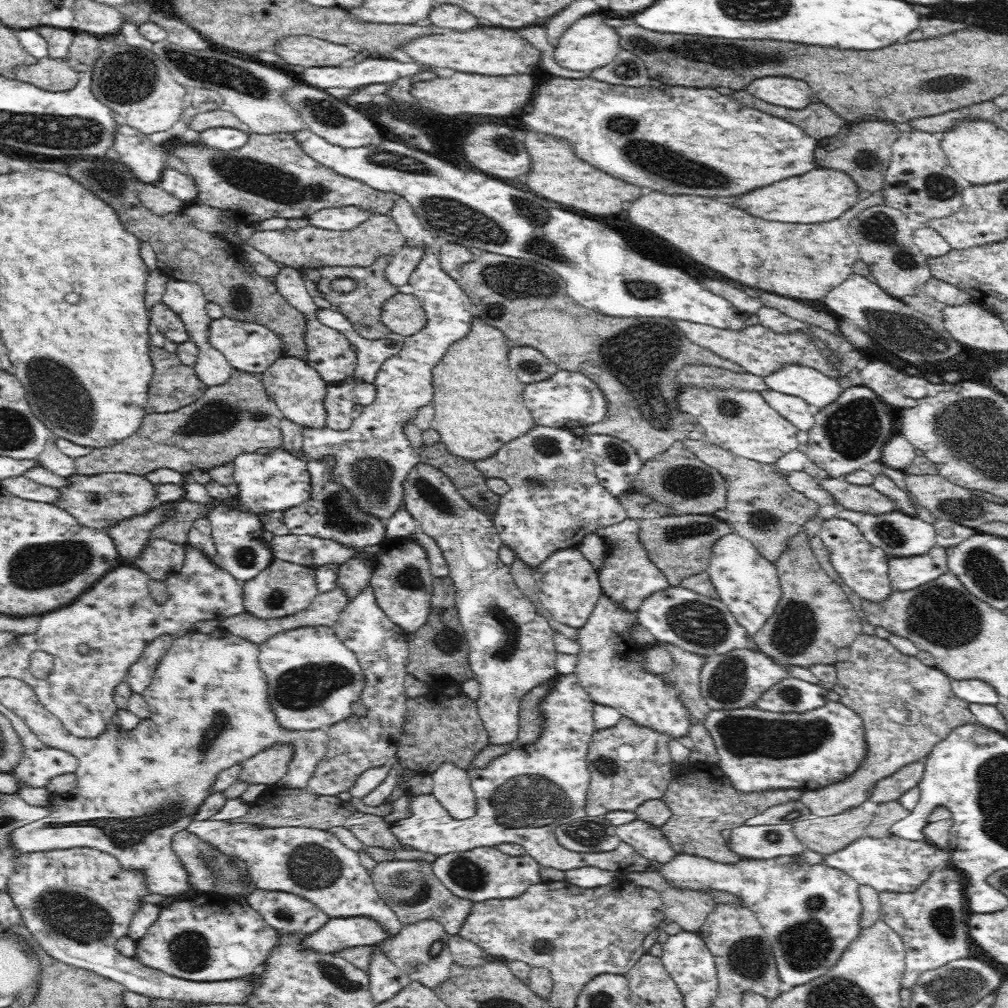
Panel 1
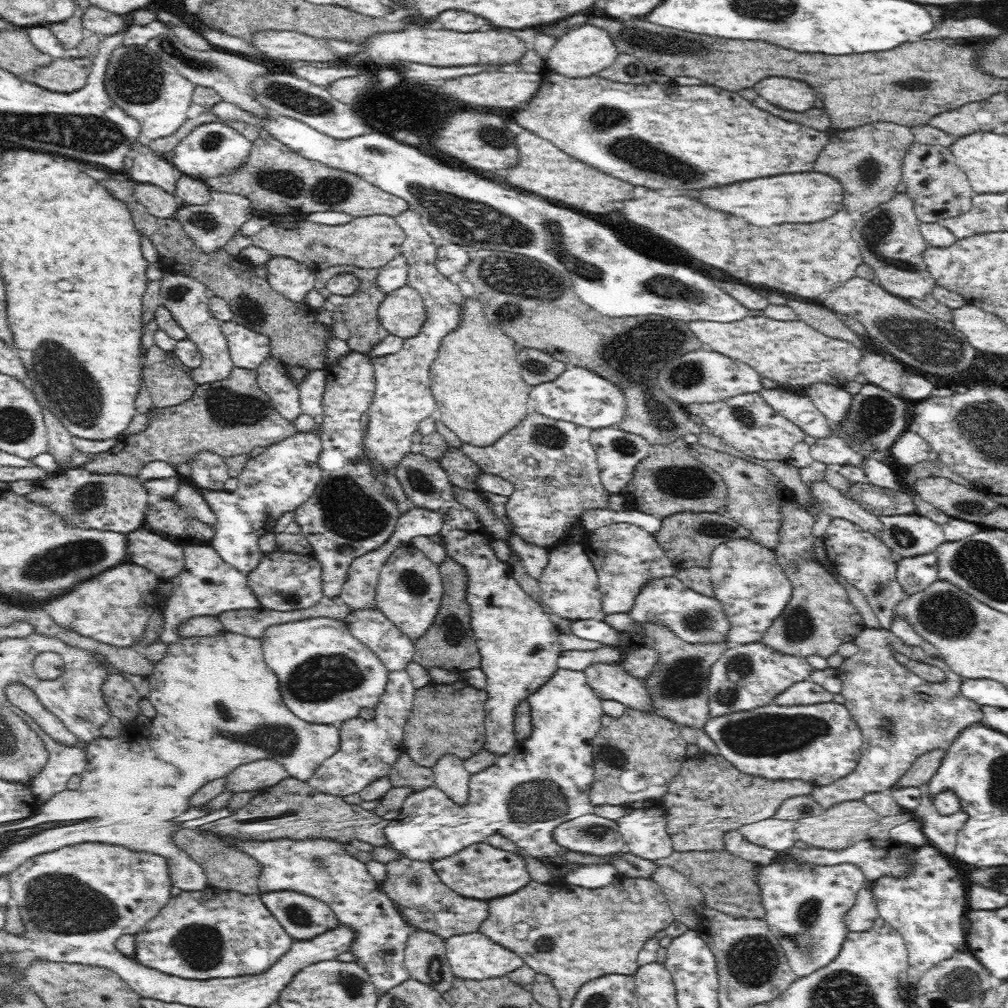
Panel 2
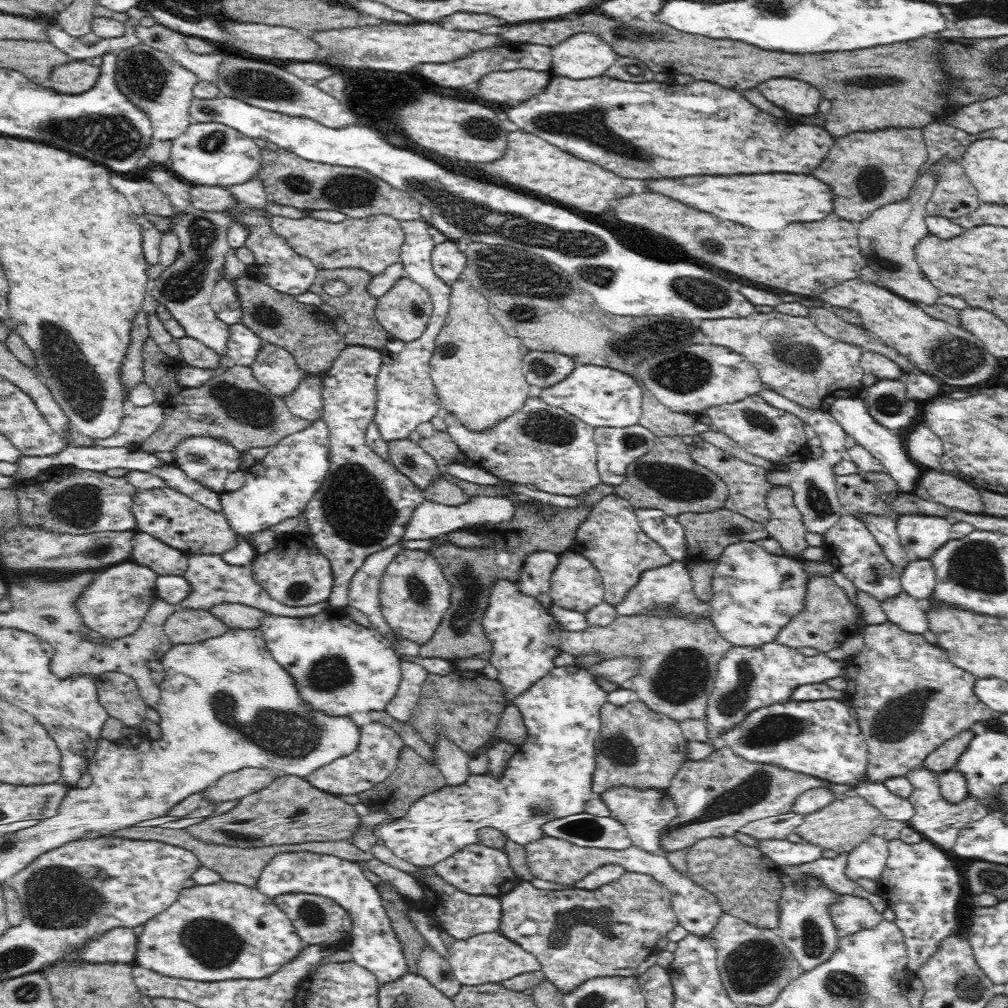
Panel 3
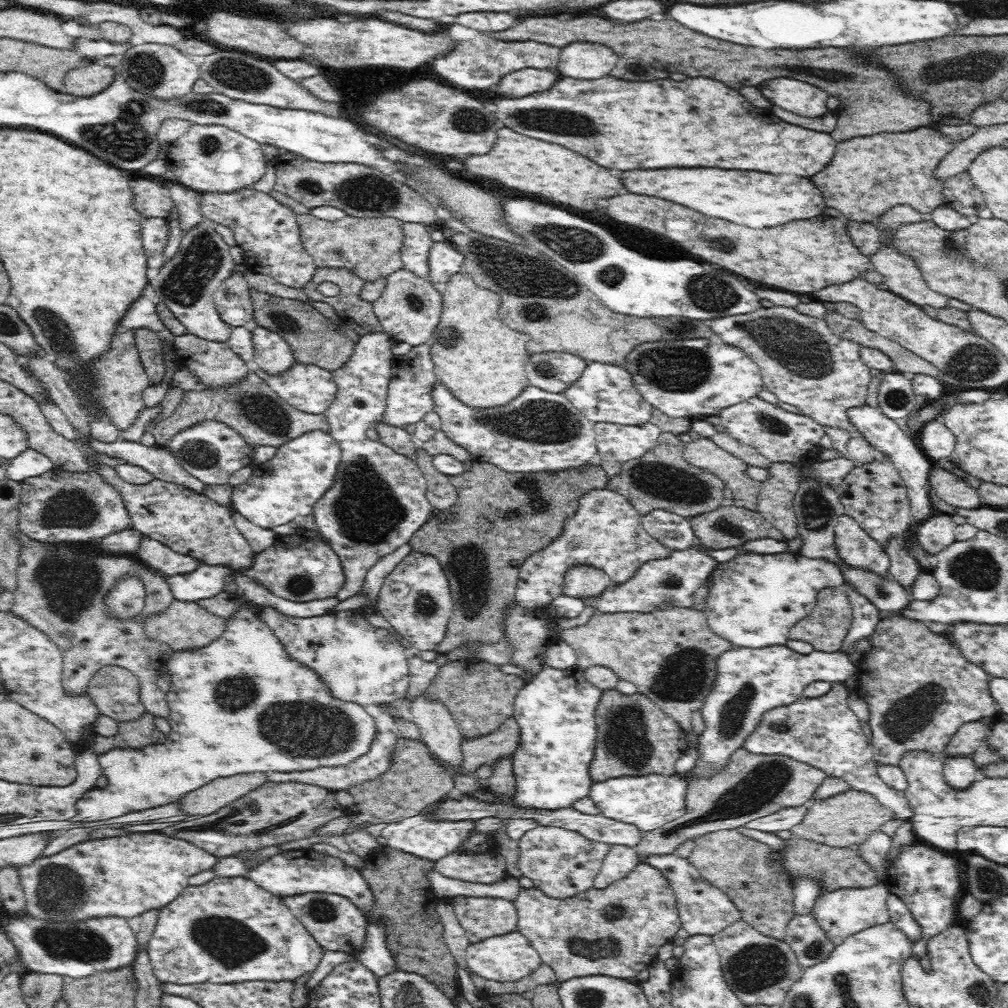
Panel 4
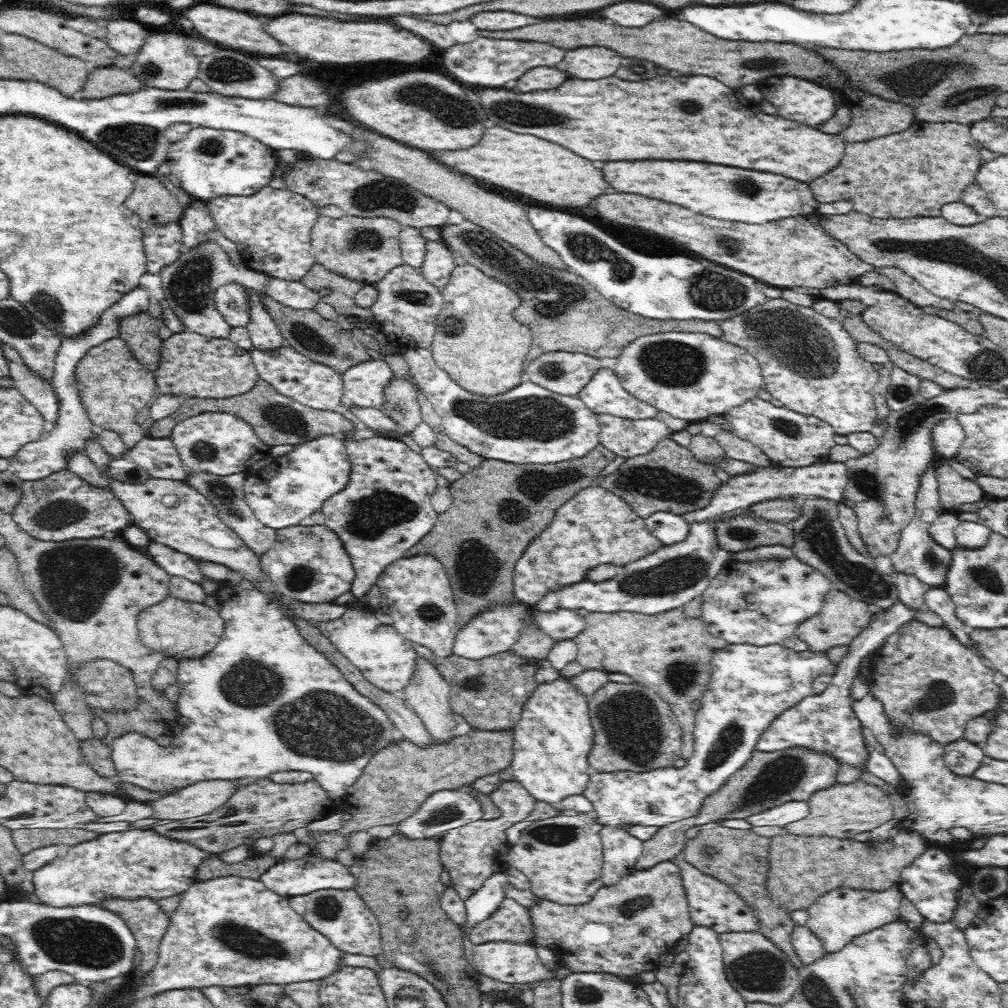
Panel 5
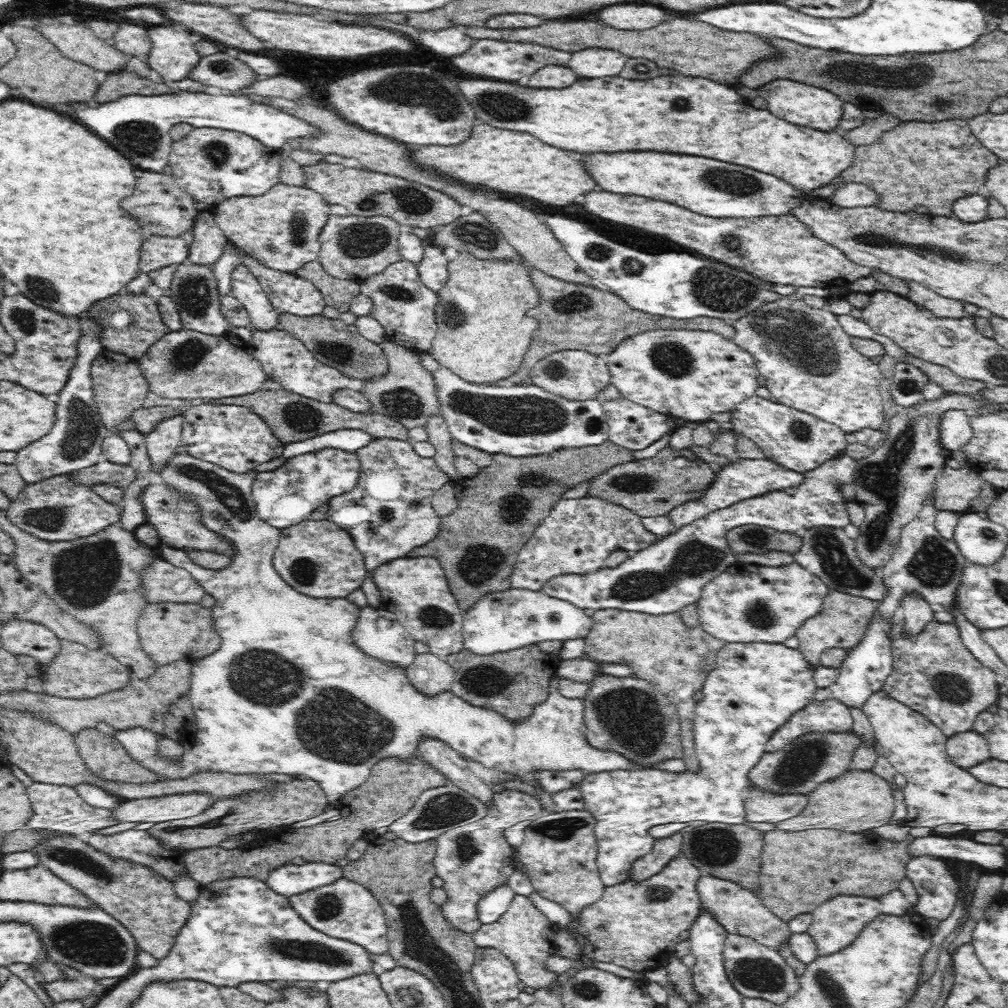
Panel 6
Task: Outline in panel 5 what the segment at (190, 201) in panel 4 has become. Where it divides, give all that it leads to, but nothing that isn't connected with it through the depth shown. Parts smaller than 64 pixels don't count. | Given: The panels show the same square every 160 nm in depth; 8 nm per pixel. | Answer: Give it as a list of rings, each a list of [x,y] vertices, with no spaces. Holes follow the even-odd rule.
[[[196,198],[183,210],[183,217],[178,223],[183,230],[183,244],[189,248],[213,240],[211,234],[217,229],[207,203]]]

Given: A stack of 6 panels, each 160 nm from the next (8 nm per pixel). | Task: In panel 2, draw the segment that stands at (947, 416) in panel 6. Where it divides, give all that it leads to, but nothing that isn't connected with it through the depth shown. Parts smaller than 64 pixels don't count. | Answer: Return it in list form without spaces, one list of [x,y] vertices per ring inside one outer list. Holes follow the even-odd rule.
[[[910,430],[904,431],[890,448],[895,462],[908,467],[929,460],[931,451],[931,446],[917,432]]]

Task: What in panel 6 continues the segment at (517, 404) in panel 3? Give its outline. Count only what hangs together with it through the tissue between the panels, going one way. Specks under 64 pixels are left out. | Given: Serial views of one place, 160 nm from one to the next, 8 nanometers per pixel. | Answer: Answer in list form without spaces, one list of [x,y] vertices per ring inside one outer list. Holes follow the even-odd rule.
[[[459,251],[454,260],[448,261],[448,280],[438,292],[439,303],[436,307],[438,331],[430,350],[442,366],[466,382],[485,385],[495,384],[498,380],[508,378],[518,371],[533,341],[533,332],[538,328],[536,320],[524,316],[524,312],[534,308],[541,301],[541,294],[532,282],[529,268],[530,265],[526,265],[522,257],[476,258],[466,251]]]

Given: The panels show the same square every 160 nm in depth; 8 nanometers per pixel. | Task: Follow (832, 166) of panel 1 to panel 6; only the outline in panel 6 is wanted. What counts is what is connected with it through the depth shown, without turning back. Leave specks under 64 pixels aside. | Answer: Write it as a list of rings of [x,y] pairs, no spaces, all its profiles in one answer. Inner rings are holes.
[[[948,119],[938,122],[901,121],[898,126],[891,128],[880,136],[880,140],[869,145],[855,147],[853,164],[844,170],[840,177],[832,183],[822,185],[811,192],[813,196],[829,199],[835,189],[844,182],[859,182],[875,190],[880,200],[878,208],[892,212],[910,212],[923,210],[936,216],[953,217],[953,204],[956,200],[979,192],[987,181],[988,172],[1000,164],[998,158],[989,151],[971,132],[969,123],[960,119]]]

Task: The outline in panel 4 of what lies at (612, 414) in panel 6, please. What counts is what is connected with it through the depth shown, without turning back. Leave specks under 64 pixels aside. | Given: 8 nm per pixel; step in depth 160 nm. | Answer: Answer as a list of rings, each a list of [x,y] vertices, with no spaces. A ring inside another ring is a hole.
[[[650,422],[643,425],[618,423],[595,423],[597,461],[605,474],[610,477],[624,462],[644,456],[663,433],[660,427]]]

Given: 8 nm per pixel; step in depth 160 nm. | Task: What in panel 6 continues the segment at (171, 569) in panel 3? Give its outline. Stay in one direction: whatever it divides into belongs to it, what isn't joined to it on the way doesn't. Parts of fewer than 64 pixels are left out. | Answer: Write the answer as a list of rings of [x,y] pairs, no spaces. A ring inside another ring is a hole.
[[[183,449],[172,454],[158,474],[170,489],[199,508],[201,524],[229,540],[233,554],[226,568],[204,568],[192,561],[183,549],[162,545],[157,550],[166,562],[184,568],[206,594],[214,597],[212,627],[220,635],[221,646],[213,654],[192,663],[189,691],[192,706],[196,710],[198,730],[192,734],[192,740],[184,743],[184,754],[179,763],[158,757],[160,734],[142,727],[120,730],[114,734],[132,758],[152,772],[170,779],[188,778],[199,771],[291,774],[316,781],[329,802],[333,803],[349,791],[358,790],[368,780],[371,768],[378,761],[396,757],[408,763],[412,756],[419,756],[418,745],[426,739],[440,740],[464,758],[481,762],[487,768],[506,774],[505,777],[514,780],[518,778],[523,782],[529,782],[527,774],[530,771],[577,769],[586,774],[644,768],[660,769],[668,773],[686,771],[686,763],[682,758],[666,758],[660,760],[660,763],[643,766],[619,752],[612,754],[613,750],[608,750],[606,754],[601,748],[592,747],[584,733],[583,699],[562,696],[558,691],[560,677],[555,674],[549,680],[546,699],[533,708],[531,716],[521,720],[509,720],[495,710],[472,706],[451,691],[440,692],[435,696],[416,691],[405,672],[388,672],[388,668],[380,668],[380,664],[364,660],[364,656],[360,656],[360,652],[348,644],[348,628],[352,628],[352,620],[356,620],[356,608],[360,606],[348,600],[347,596],[360,589],[368,576],[364,558],[354,546],[348,531],[329,519],[307,519],[295,526],[277,530],[264,523],[256,511],[251,493],[256,472],[230,472],[212,462],[193,458]]]

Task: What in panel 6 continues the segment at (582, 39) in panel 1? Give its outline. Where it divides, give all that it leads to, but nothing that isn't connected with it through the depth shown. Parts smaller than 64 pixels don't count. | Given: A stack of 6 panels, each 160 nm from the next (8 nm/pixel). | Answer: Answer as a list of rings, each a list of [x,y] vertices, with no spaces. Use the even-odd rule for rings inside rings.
[[[588,48],[574,52],[568,66],[582,78],[602,78],[620,74],[626,64],[626,56],[616,50],[604,48]]]

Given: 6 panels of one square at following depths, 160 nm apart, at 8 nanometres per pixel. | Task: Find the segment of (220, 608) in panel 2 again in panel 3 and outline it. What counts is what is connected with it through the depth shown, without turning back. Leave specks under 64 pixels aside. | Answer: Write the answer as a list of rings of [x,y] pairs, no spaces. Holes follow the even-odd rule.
[[[204,554],[189,556],[189,558],[188,570],[186,570],[184,577],[192,583],[192,587],[196,590],[188,599],[178,604],[178,607],[183,606],[184,608],[197,608],[198,610],[208,611],[208,608],[212,608],[212,606],[216,606],[220,602],[232,602],[251,606],[276,616],[288,617],[307,617],[331,609],[328,600],[318,604],[311,604],[310,606],[288,606],[272,599],[264,588],[261,588],[256,583],[250,565],[231,565],[226,563],[221,556],[205,556]]]

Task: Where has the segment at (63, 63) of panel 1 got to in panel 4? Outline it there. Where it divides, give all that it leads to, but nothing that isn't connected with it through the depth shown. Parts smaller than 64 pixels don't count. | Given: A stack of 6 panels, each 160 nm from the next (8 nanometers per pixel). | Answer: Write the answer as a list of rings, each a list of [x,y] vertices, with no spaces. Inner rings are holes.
[[[94,63],[87,68],[78,68],[68,72],[64,77],[62,90],[64,94],[90,97],[103,91],[112,80],[116,79],[116,70],[108,66],[99,66]]]

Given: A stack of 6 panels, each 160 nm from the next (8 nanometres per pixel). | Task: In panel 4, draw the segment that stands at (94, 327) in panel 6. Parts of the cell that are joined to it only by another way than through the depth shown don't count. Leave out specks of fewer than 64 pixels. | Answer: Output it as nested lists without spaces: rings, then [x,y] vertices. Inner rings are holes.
[[[146,295],[138,296],[138,300],[132,302],[128,309],[128,312],[120,320],[116,332],[120,333],[134,328],[149,328],[157,332],[161,340],[173,342],[175,335],[168,330],[164,330],[165,326],[157,314],[157,305],[150,301]],[[26,448],[20,454],[4,465],[6,476],[12,480],[22,482],[56,468],[55,464],[46,455],[31,448]]]

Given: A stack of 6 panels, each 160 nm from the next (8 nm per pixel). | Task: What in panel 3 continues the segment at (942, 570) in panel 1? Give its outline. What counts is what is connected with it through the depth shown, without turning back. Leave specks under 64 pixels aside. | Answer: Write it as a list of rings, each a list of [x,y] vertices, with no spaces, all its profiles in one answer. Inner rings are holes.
[[[917,559],[910,561],[901,574],[903,591],[916,600],[933,598],[936,585],[934,567],[930,559]]]

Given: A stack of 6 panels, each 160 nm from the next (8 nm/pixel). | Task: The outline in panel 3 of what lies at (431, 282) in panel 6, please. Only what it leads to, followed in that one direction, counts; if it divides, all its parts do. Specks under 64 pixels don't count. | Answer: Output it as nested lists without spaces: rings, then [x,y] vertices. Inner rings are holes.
[[[444,241],[435,244],[431,252],[433,271],[441,284],[456,281],[466,268],[466,255],[458,249],[455,241]]]

